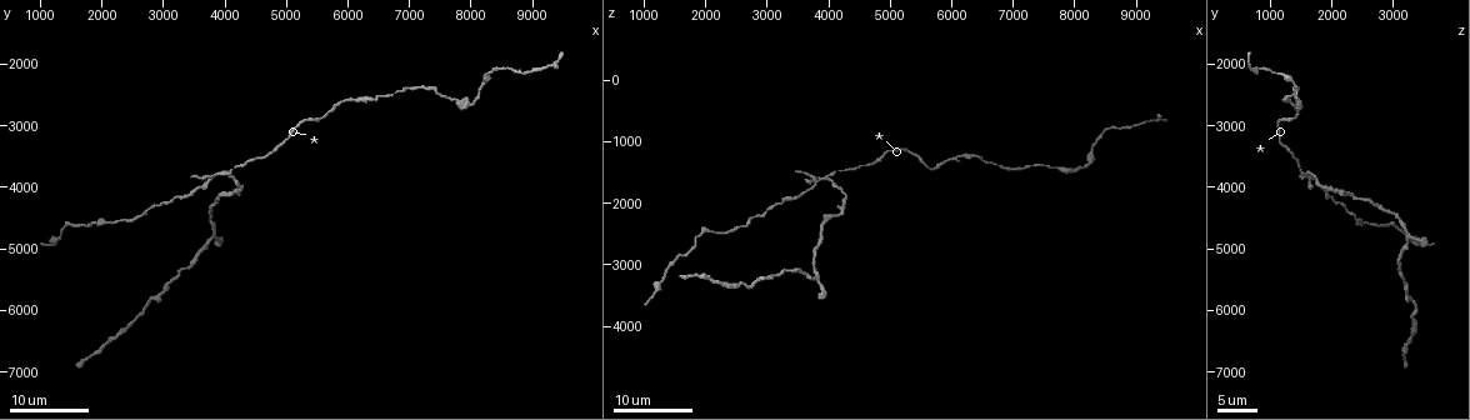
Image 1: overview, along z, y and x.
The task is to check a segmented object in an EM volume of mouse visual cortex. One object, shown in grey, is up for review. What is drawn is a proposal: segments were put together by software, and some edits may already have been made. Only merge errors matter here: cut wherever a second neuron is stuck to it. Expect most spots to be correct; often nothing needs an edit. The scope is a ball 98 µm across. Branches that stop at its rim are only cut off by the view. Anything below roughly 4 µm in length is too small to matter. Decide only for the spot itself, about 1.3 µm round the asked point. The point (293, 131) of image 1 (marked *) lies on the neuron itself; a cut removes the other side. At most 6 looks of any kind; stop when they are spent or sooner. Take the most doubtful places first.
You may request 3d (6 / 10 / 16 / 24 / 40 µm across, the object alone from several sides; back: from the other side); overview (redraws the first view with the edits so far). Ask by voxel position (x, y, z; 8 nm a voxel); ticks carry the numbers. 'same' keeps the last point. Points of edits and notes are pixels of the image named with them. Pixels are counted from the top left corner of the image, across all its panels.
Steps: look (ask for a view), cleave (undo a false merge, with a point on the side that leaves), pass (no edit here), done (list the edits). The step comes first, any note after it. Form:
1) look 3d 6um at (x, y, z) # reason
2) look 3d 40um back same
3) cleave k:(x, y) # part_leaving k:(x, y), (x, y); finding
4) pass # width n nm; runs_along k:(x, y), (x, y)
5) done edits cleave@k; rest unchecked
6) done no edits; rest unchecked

look 3d 16um at (3950, 3750, 1550) # small branch off a trunk

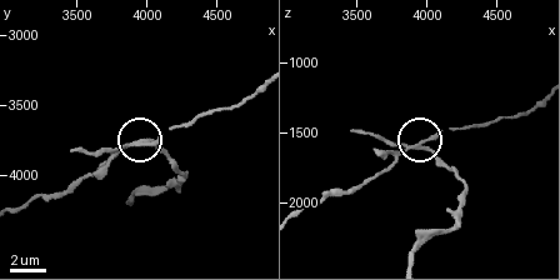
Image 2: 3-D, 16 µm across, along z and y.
look 3d 6um at (3980, 3760, 1620)

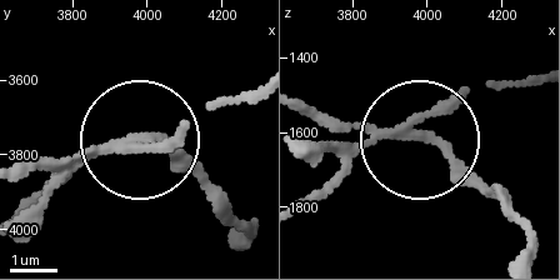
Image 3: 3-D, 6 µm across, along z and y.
cleave 3:(45, 164) # part_leaving 3:(398, 134), (441, 146), (514, 218), (525, 254); two neurons meet here

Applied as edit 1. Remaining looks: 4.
look overview

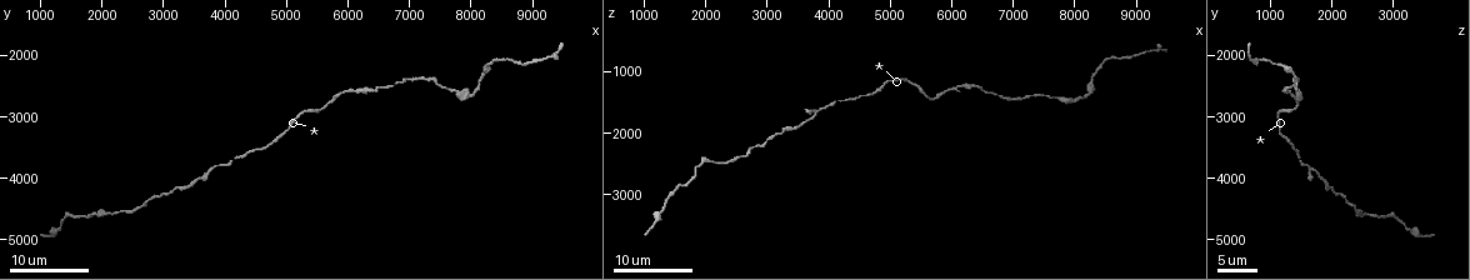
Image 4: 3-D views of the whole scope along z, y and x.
look 3d 16um at (8050, 2600, 1450)

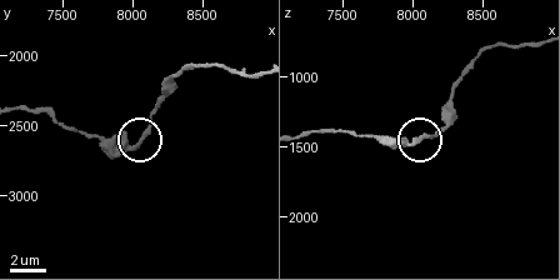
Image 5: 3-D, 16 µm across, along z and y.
look 3d 6um at (8040, 2620, 1460) # closer look

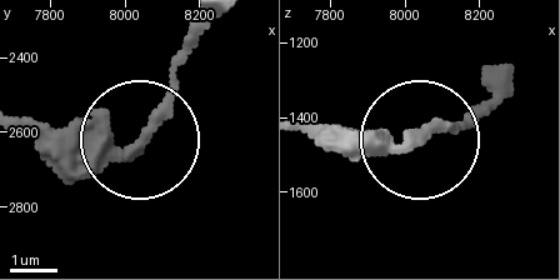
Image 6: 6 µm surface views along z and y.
pass # width 260 nm; runs_along 6:(300, 123), (419, 134), (475, 123); all the same neuron

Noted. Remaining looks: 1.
done edits cleave@3; rest unchecked

